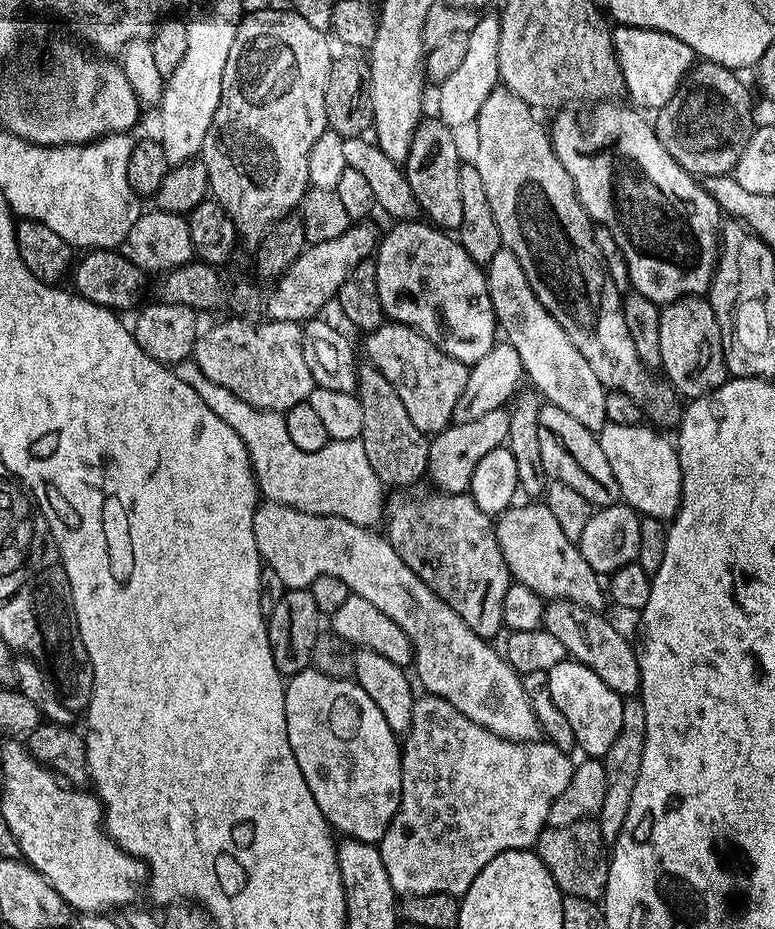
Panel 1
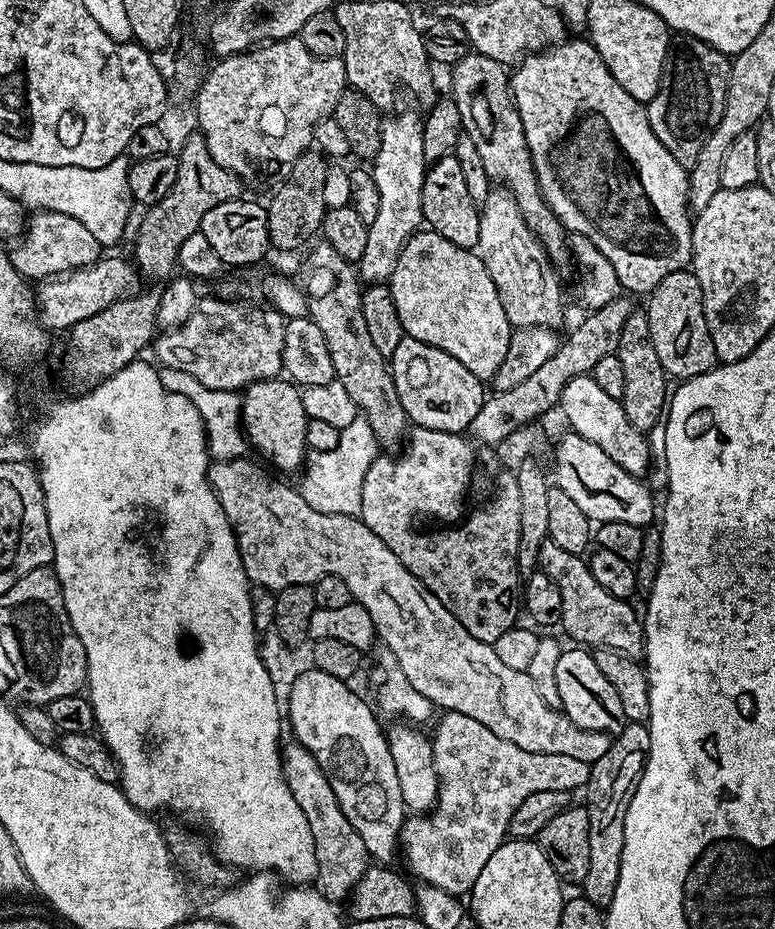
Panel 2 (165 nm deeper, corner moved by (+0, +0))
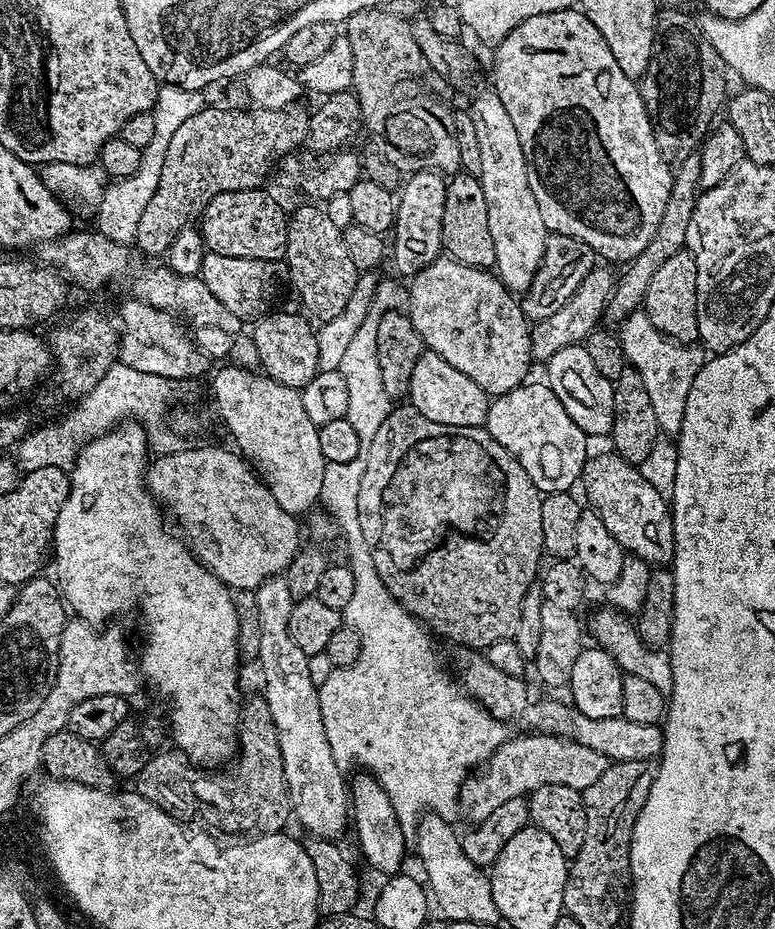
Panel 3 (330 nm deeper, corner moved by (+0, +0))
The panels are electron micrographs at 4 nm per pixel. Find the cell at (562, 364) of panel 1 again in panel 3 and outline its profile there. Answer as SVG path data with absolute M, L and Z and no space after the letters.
M486 88L486 90L478 93L476 101L470 105L470 111L472 113L472 121L474 122L474 130L478 130L478 150L482 150L482 166L480 167L478 179L482 190L486 194L486 218L490 222L490 238L494 238L494 258L496 259L494 272L495 275L500 277L501 282L503 282L509 292L513 294L523 294L527 292L530 282L542 262L542 254L544 253L544 247L546 246L550 233L547 226L542 222L542 213L538 210L538 202L534 202L534 193L530 190L530 178L526 178L526 158L522 154L522 142L518 142L518 130L514 130L514 122L511 121L510 114L507 113L495 89Z

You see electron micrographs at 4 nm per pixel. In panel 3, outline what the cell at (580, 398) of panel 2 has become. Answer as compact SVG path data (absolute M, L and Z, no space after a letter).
M583 344L566 346L566 350L558 350L554 358L546 361L548 377L546 383L552 389L552 395L570 414L574 422L590 438L596 436L607 437L614 422L614 394L616 393L613 381L602 378L602 374L594 367L590 354L586 354Z

